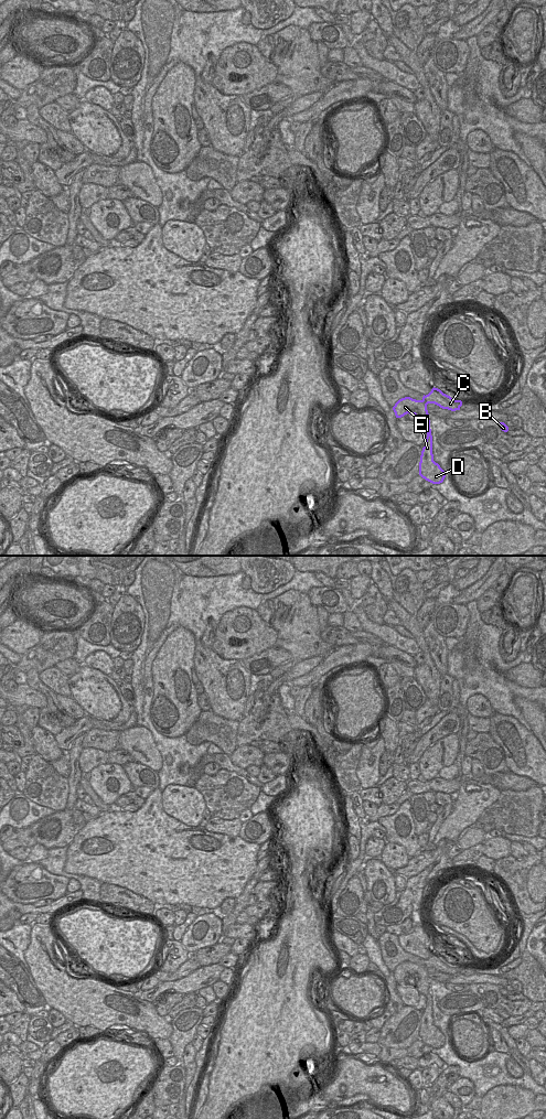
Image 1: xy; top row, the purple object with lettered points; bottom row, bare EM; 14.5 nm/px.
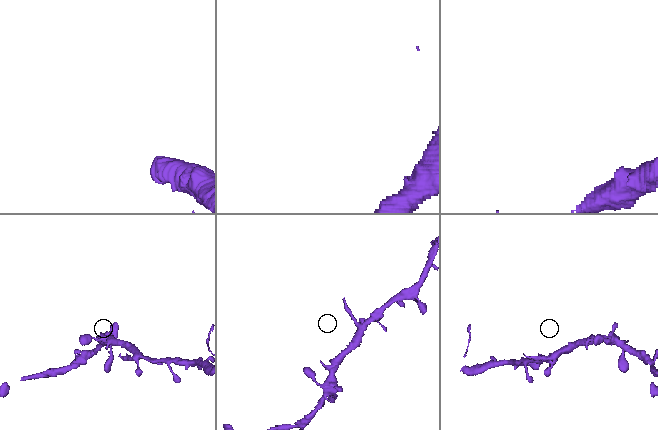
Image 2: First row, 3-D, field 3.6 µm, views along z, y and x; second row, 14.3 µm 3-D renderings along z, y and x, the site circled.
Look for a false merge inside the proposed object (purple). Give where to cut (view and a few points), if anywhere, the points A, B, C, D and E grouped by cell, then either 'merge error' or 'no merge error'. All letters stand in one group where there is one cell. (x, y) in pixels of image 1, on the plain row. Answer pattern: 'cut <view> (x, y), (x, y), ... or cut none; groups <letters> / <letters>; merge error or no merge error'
cut none; groups A B C D E; no merge error

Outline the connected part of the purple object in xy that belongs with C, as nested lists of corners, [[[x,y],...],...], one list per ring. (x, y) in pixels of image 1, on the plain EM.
[[[433,951],[428,959],[424,959],[421,965],[416,965],[410,961],[399,964],[393,971],[393,975],[396,982],[402,982],[407,978],[414,979],[419,994],[424,994],[427,998],[426,1009],[420,1020],[419,1040],[432,1048],[440,1048],[443,1046],[446,1037],[440,1030],[433,1025],[432,1000],[427,975],[428,968],[435,968],[442,973],[451,976],[460,975],[462,970],[461,965],[454,965],[440,954]]]

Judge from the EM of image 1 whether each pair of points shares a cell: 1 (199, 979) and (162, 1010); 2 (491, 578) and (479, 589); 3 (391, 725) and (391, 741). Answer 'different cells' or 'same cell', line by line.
1: different cells
2: same cell
3: same cell

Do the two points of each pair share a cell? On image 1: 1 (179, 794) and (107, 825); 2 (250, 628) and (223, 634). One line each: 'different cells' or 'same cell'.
1: different cells
2: same cell

